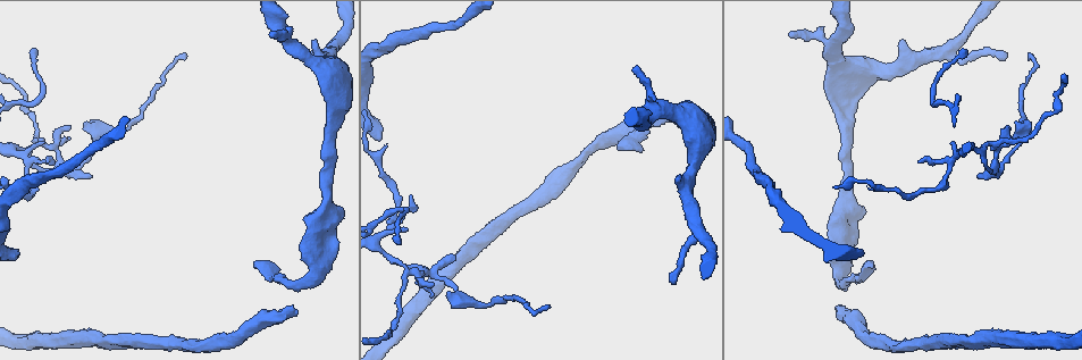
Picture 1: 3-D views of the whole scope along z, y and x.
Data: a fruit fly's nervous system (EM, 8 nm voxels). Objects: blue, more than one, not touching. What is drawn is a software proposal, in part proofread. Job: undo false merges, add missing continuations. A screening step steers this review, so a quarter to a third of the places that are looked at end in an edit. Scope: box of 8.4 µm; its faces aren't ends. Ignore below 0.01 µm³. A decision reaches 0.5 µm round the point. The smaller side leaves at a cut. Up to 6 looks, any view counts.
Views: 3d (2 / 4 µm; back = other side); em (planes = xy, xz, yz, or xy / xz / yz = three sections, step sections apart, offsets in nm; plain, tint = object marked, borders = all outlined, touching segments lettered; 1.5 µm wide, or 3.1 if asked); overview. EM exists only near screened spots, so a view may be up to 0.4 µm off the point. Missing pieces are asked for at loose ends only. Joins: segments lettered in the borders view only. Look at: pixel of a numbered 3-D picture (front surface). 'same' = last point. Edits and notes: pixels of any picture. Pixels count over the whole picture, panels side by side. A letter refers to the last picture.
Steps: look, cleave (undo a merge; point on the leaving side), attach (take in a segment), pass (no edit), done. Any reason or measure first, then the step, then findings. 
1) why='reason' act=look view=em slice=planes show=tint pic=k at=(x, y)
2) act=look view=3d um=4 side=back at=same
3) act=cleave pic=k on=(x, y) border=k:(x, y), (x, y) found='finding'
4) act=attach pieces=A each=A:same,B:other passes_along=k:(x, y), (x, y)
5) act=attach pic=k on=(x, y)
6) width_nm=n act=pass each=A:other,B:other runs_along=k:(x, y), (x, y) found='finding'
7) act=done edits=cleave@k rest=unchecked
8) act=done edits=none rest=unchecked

why='branch stops here' act=look view=3d um=2 side=back pic=1 at=(632, 69)

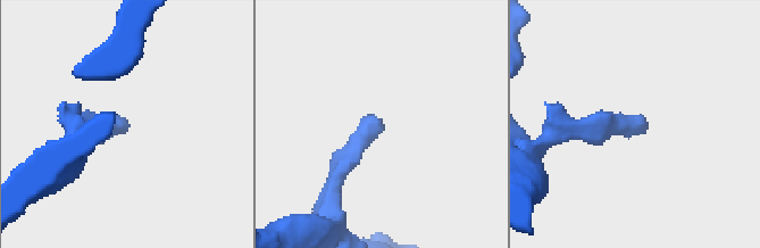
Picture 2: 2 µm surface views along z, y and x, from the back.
act=look view=em slice=planes show=borders pic=2 at=(384, 127)

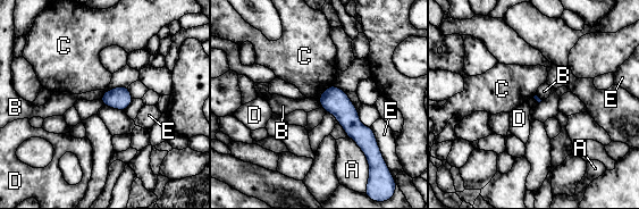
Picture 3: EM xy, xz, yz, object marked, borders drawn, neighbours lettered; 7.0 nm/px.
act=pass each=A:other,B:other,C:other,D:other,E:other border=3:(127, 86), (112, 88), (100, 98) found='no lettered segment goes on from it'

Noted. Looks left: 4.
why='thin end' act=look view=3d um=4 pic=1 at=(618, 148)

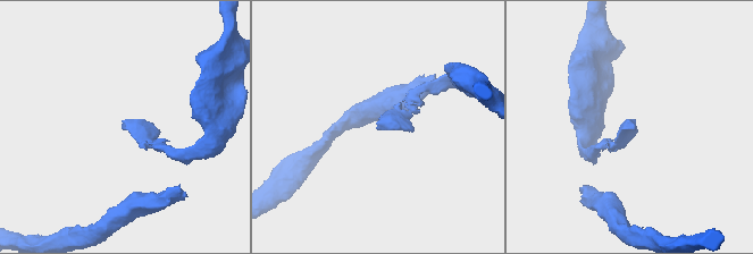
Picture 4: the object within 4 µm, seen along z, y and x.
act=look view=em slice=planes show=tint pic=4 at=(124, 128)

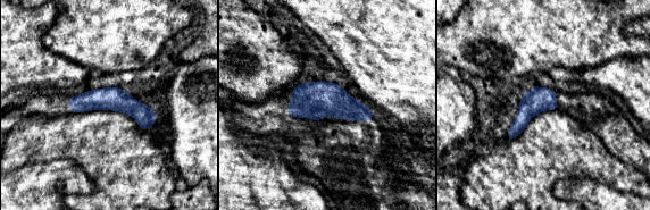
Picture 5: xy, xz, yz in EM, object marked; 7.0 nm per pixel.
act=look view=em slice=planes show=borders at=same

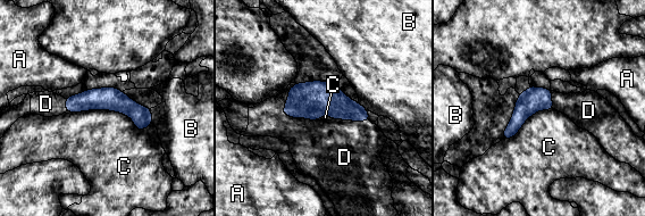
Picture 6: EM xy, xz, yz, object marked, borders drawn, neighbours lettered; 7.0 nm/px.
width_nm=140 longest_contact=C:600nm act=attach pieces=D each=A:other,B:other,C:other,D:same found='the cell continues'

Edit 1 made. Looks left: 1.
act=done edits=attach@6 rest=unchecked

